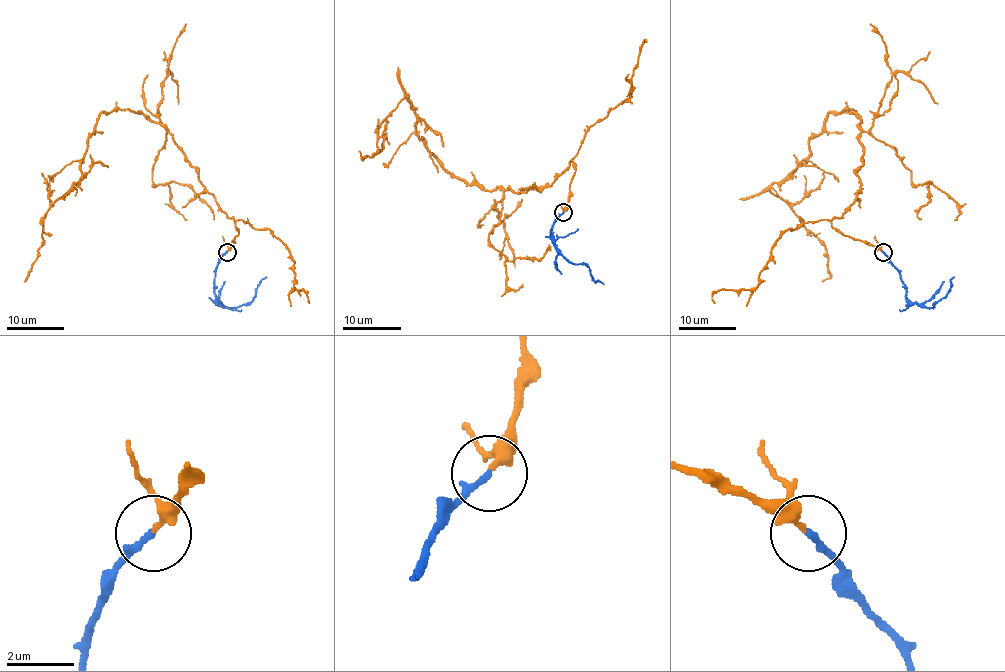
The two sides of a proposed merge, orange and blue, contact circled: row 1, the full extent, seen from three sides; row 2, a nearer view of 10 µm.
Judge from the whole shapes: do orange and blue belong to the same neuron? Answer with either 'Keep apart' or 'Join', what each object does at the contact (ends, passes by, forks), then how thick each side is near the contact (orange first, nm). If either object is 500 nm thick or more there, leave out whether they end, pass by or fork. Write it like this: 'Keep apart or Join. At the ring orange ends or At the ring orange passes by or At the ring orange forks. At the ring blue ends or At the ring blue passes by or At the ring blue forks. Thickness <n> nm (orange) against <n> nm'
Join. At the ring orange passes by. At the ring blue ends. Thickness 220 nm (orange) against 200 nm

